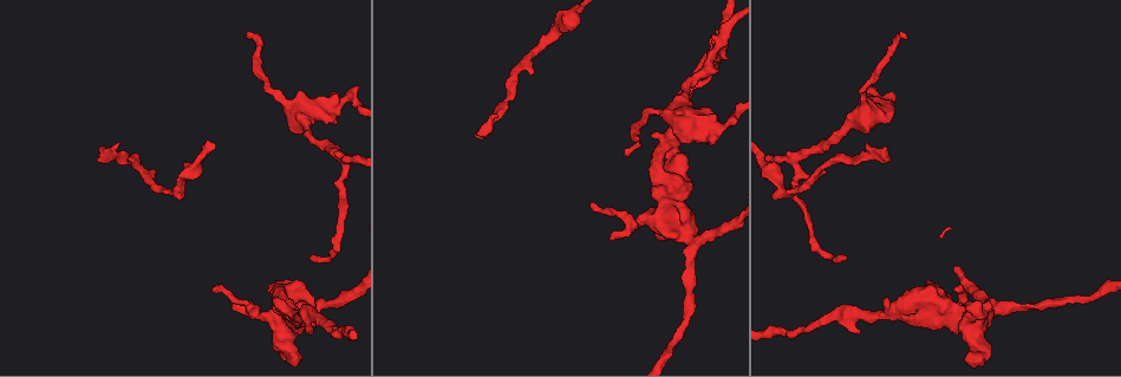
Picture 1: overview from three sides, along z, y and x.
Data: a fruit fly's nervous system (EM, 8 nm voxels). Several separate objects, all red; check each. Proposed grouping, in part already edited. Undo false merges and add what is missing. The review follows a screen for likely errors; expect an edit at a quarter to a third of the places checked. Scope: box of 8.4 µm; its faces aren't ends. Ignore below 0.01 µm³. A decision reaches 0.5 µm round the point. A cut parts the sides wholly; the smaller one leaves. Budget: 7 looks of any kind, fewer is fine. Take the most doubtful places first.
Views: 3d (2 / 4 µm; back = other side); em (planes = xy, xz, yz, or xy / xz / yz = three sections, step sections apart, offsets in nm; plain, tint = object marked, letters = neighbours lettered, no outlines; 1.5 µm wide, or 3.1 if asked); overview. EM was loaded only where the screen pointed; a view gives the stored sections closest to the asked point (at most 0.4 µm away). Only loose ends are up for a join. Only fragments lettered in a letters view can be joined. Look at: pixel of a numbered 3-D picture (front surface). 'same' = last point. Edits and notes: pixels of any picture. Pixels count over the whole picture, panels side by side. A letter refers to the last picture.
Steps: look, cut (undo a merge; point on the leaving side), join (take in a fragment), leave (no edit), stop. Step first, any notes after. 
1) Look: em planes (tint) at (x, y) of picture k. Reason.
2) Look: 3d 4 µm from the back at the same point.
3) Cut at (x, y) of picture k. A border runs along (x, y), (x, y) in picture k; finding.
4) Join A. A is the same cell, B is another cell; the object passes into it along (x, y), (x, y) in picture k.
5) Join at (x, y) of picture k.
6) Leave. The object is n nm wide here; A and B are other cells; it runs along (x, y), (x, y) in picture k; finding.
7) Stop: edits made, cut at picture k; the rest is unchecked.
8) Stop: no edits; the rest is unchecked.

Look: 3d 4 µm at (886, 161) of picture 1. Tapers out.

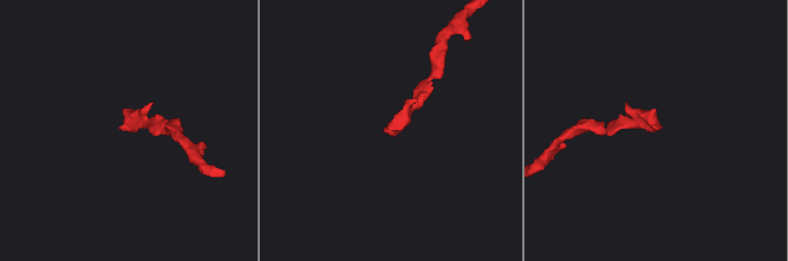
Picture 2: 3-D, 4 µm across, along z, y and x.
Look: em planes (letters) at (655, 128) of picture 2. Now the EM.

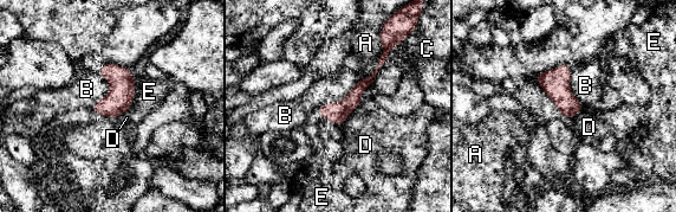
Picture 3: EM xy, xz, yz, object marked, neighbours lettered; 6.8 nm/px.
Leave. The longest contact is with B, 240 nm; A, B, C, D and E are other cells; a border runs along (356, 107), (342, 124) in picture 3; none of them fits.

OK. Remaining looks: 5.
Look: 3d 4 µm at (792, 161) of picture 1. Three-way junction.

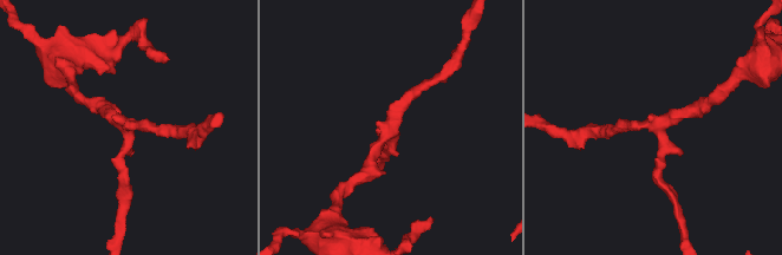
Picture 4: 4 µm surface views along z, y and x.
Look: em planes (letters) at (660, 125) of picture 4. 3 arms meet here.

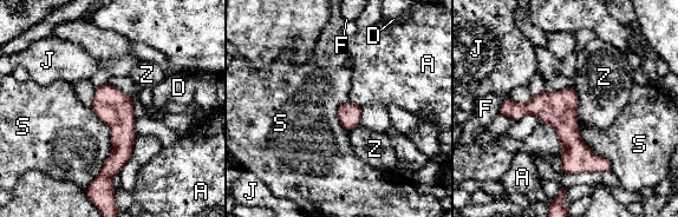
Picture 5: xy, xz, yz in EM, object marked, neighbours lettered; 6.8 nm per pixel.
Leave. A, D, F, J, S and Z are other cells; a border runs along (572, 86), (577, 93), (579, 120) in picture 5; continuous, no second neuron.

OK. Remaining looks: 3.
Look: em planes (letters) at (211, 290) of picture 1. Thin end.

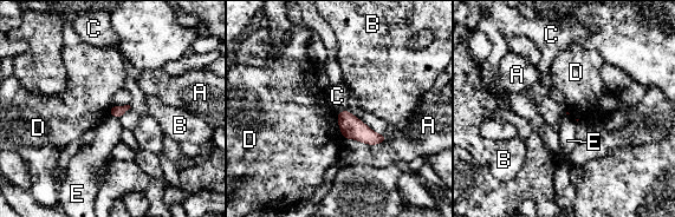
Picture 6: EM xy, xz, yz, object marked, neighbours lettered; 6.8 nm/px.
Leave. The longest contact is with A, 280 nm; A, B, C, D and E are other cells; none of them fits.

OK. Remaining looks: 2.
Stop: no edits; the rest is unchecked.

